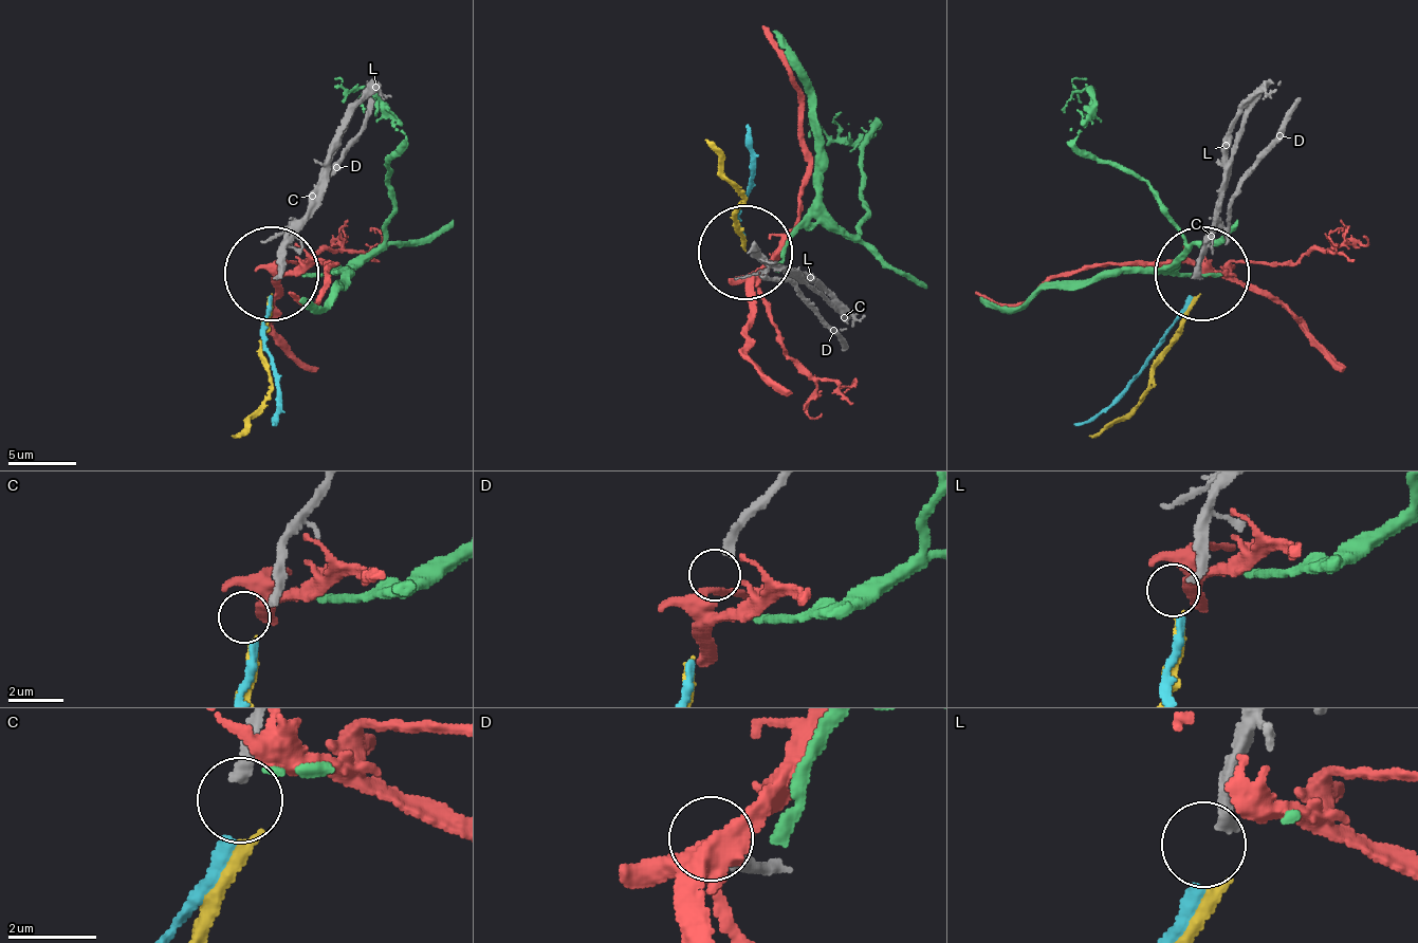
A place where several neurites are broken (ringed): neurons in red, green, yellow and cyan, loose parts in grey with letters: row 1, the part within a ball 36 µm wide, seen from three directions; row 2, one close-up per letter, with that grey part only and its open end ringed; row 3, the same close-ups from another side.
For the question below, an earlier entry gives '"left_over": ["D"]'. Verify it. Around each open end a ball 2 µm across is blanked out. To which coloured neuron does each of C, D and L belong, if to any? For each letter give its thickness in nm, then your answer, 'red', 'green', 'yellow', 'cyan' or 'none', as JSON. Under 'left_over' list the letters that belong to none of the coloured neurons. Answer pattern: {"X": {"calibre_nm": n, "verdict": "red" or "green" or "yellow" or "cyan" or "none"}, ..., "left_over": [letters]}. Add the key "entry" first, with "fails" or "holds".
{"entry": "holds", "C": {"calibre_nm": 300, "verdict": "cyan"}, "D": {"calibre_nm": 320, "verdict": "none"}, "L": {"calibre_nm": 320, "verdict": "yellow"}, "left_over": ["D"]}

